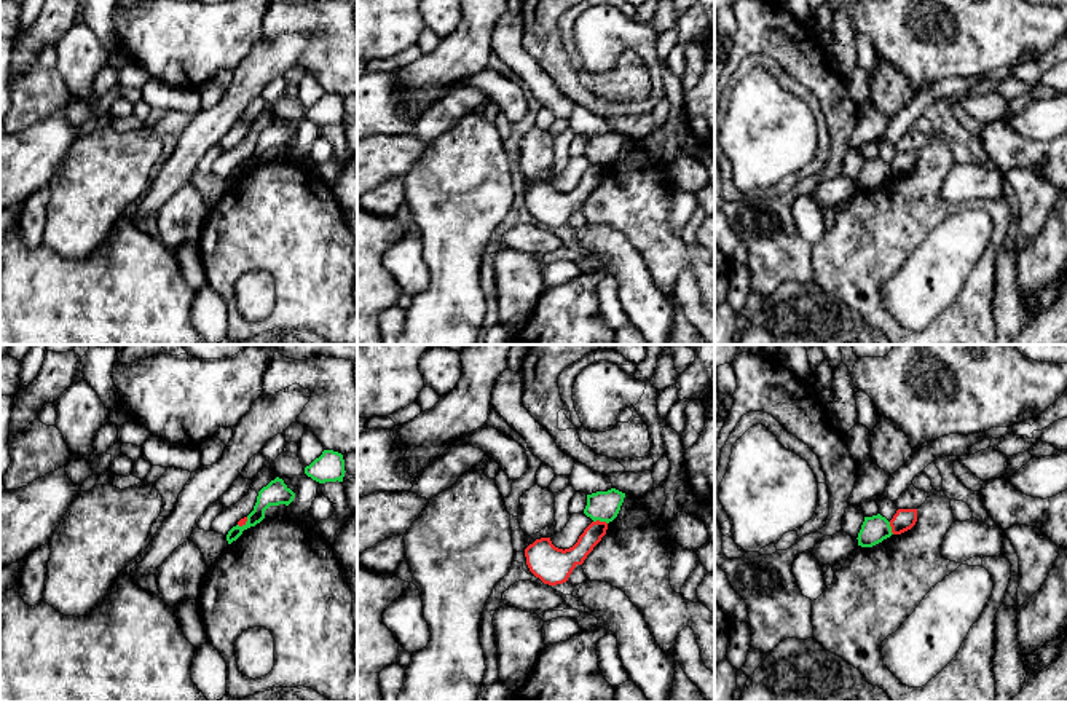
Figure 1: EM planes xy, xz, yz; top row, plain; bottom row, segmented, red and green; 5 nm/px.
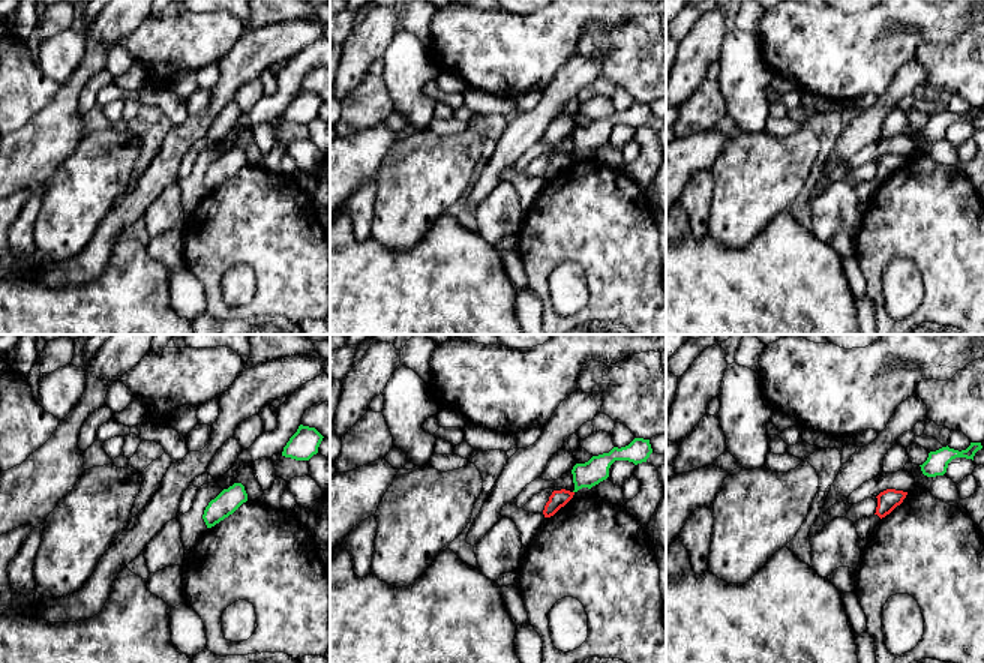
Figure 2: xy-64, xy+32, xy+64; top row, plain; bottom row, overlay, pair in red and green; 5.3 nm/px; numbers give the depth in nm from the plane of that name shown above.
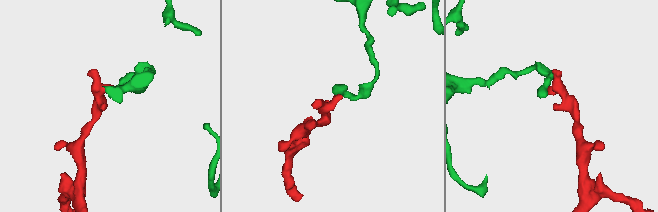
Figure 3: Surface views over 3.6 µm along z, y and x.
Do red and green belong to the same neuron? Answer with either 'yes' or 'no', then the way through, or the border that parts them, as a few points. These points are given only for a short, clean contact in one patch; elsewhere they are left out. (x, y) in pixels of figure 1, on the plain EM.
no | along xz (594, 163), (606, 166)

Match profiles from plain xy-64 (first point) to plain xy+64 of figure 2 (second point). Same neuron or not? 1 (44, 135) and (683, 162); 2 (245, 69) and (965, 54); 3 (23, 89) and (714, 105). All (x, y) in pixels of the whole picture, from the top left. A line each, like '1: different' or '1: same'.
1: same
2: different
3: same

